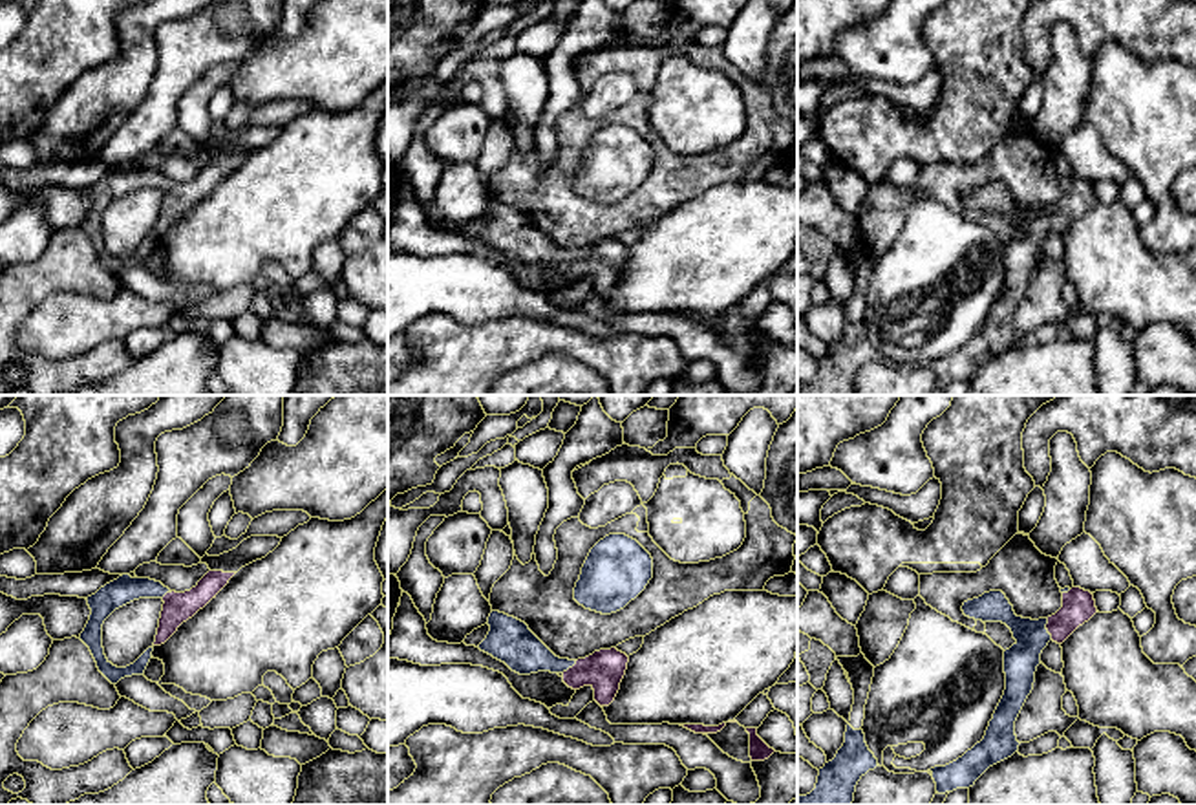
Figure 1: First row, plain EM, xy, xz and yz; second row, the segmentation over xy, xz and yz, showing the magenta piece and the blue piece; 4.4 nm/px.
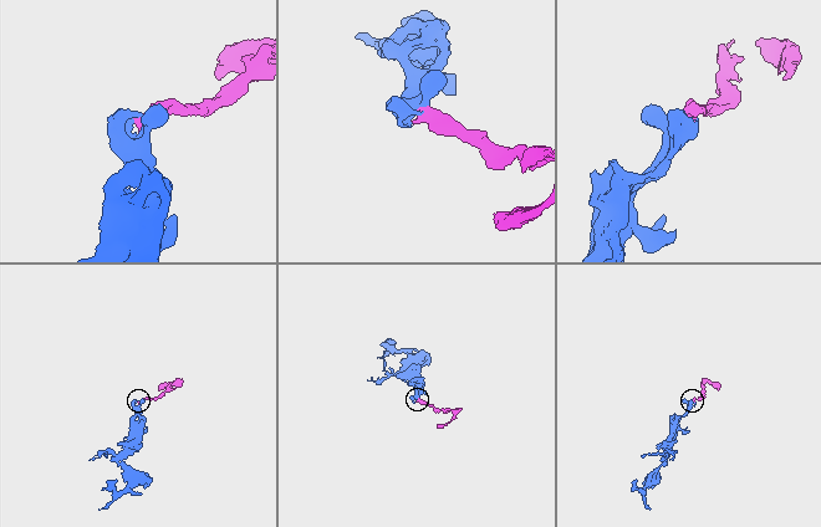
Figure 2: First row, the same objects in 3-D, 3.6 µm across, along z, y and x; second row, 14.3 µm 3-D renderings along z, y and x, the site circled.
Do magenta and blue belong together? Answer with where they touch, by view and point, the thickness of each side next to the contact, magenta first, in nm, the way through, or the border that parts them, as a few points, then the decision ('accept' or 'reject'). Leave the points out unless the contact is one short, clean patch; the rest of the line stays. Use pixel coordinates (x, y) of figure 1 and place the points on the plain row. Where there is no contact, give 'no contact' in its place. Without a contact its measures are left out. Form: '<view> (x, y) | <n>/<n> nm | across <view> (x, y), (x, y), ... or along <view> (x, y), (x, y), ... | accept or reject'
yz (1046, 218) | 140/150 nm | across yz (1078, 196), (1056, 218), (1046, 218), (1030, 235), (1021, 251) | accept

